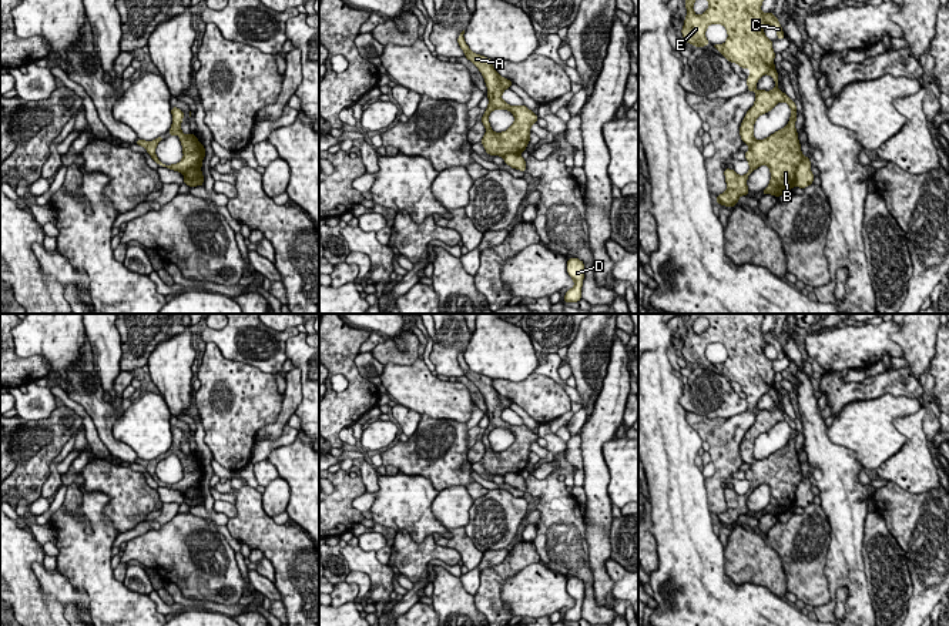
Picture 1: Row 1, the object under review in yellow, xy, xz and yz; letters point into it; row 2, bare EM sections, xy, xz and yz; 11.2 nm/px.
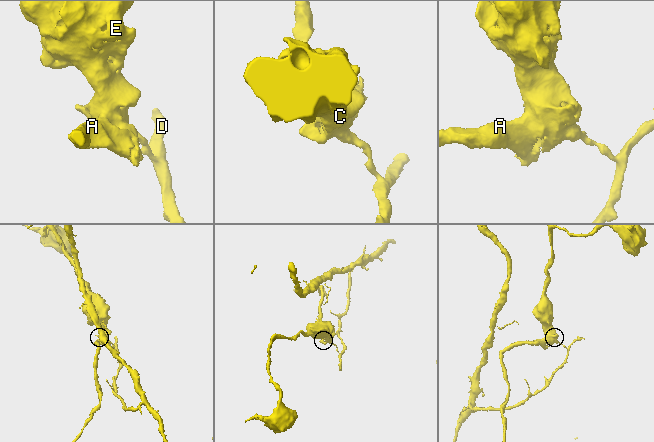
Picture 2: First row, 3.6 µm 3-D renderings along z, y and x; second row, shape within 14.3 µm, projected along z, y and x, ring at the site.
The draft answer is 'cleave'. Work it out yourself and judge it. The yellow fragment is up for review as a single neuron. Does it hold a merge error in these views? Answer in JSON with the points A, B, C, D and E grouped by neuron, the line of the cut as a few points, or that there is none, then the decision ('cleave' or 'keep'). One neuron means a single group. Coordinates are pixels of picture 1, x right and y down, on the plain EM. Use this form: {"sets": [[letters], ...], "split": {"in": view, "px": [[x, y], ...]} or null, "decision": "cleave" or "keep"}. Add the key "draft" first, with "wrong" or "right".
{"draft": "right", "sets": [["A", "B", "C", "E"], ["D"]], "split": {"in": "yz", "px": [[804, 476], [797, 488], [794, 505]]}, "decision": "cleave"}

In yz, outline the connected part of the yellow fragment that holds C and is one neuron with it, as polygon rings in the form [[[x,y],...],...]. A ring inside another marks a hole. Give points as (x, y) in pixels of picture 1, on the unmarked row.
[[[690,314],[684,319],[687,328],[687,337],[681,348],[684,359],[694,366],[708,365],[707,347],[722,344],[728,358],[724,364],[715,364],[714,366],[730,382],[751,389],[747,405],[748,411],[755,412],[755,422],[747,431],[740,446],[742,462],[750,465],[750,469],[745,471],[750,489],[745,495],[738,495],[734,489],[725,486],[727,510],[717,515],[715,520],[730,528],[738,523],[741,515],[748,515],[747,499],[759,485],[768,485],[771,492],[769,503],[762,509],[762,513],[772,513],[778,518],[795,506],[797,488],[804,478],[795,449],[797,425],[778,408],[779,398],[774,384],[774,361],[764,354],[764,347],[771,344],[778,354],[777,359],[785,356],[778,337],[772,331],[767,334],[761,331],[764,314]],[[697,318],[707,318],[710,322],[710,327],[701,335],[697,335],[693,329]],[[764,394],[771,395],[775,401],[771,411],[757,408],[757,402]],[[781,421],[785,421],[791,428],[788,443],[768,458],[755,459],[755,439]]]

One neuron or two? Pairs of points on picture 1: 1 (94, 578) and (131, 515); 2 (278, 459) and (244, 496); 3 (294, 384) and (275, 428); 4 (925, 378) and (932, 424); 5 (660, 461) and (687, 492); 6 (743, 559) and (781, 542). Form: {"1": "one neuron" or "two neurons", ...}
{"1": "two neurons", "2": "two neurons", "3": "one neuron", "4": "one neuron", "5": "one neuron", "6": "two neurons"}

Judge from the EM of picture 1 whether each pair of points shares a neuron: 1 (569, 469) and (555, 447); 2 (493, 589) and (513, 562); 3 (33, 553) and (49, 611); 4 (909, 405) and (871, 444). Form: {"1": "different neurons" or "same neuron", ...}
{"1": "different neurons", "2": "same neuron", "3": "same neuron", "4": "same neuron"}

